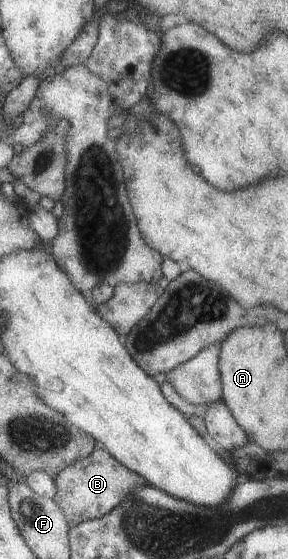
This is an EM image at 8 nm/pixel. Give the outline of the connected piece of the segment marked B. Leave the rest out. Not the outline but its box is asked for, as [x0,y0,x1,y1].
[51,442,142,528]

